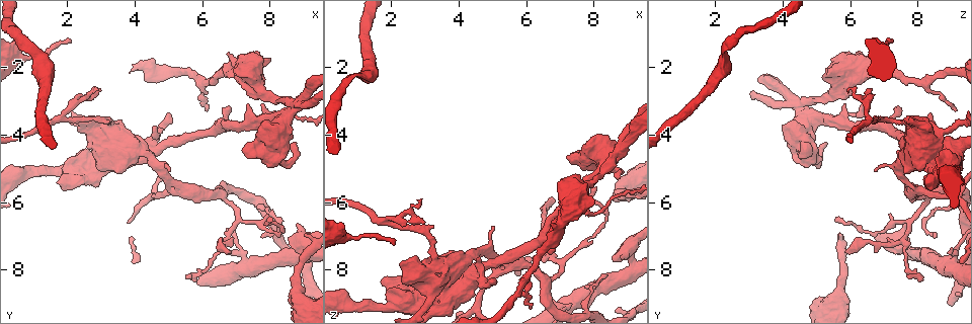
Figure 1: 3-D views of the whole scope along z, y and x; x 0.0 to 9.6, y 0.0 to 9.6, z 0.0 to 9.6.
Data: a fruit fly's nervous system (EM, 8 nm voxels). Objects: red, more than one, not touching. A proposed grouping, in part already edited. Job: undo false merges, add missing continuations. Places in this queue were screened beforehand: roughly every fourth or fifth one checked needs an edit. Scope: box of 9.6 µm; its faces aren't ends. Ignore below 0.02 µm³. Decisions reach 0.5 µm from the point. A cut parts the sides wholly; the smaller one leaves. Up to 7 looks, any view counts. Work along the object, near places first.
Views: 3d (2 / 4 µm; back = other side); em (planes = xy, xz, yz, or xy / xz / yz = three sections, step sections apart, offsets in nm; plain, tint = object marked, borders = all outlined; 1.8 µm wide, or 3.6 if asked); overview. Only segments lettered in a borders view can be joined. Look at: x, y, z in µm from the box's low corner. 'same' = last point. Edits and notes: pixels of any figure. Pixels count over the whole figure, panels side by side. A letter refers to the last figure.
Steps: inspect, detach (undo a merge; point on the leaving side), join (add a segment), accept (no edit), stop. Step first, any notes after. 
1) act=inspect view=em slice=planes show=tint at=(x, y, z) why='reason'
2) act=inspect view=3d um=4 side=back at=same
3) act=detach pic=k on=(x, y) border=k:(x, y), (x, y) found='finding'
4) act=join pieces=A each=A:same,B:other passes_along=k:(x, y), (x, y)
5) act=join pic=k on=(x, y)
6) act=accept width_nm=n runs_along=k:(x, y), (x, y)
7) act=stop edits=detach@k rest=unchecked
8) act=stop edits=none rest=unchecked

act=inspect view=em slice=planes show=borders at=(8.85, 3.10, 4.40) why='three arms meet'

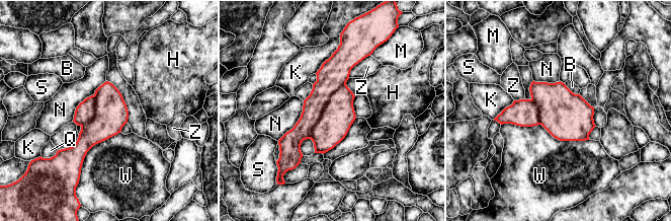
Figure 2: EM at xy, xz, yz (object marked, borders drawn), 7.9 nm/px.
act=detach pic=2 on=(329, 79) width_nm=360 each=B:other,H:other,K:other,M:other,N:other,Q:other,S:other,W:other,Z:other part_leaving=2:(357, 59), (322, 89), (294, 160) found='a second neuron is stuck on'

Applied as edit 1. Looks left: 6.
act=inspect view=overview why='redraw'

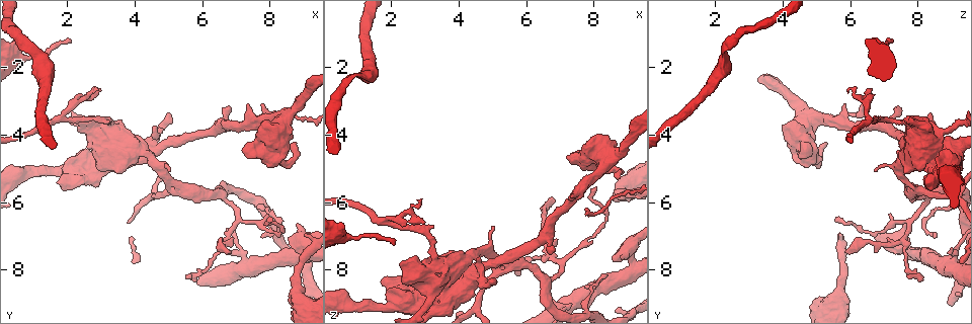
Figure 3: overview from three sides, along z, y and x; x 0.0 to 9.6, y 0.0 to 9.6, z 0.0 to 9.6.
act=inspect view=em slice=yz step=4 show=borders at=(6.70, 7.10, 7.60) why='branch point'

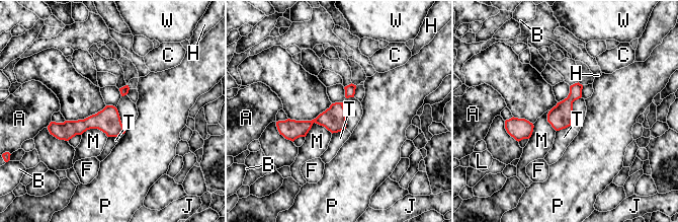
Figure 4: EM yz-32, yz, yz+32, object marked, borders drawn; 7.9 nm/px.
act=inspect view=em slice=planes show=borders at=same

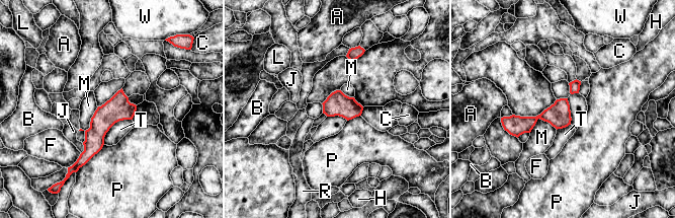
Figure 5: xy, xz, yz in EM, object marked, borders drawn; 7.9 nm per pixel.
act=accept longest_contact=P:320nm each=A:other,B:other,C:other,F:other,H:other,J:other,L:other,M:other,P:other,R:other,T:other,W:other runs_along=5:(120, 92), (79, 161) found='all the same neuron'

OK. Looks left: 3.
act=inspect view=3d um=4 at=(5.00, 5.35, 7.60) why='a fork'

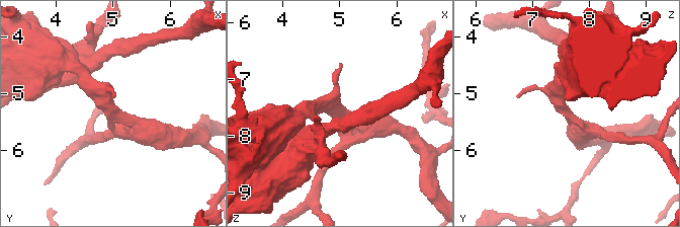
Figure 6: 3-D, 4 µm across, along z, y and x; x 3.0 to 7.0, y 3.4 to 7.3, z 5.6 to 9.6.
act=inspect view=em slice=xz step=8 show=tint at=(5.00, 5.40, 7.60)

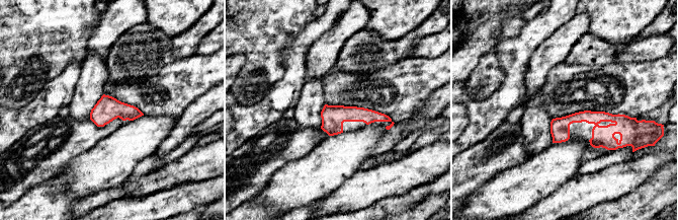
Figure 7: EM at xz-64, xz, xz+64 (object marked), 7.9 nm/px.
act=inspect view=em slice=planes show=borders at=same

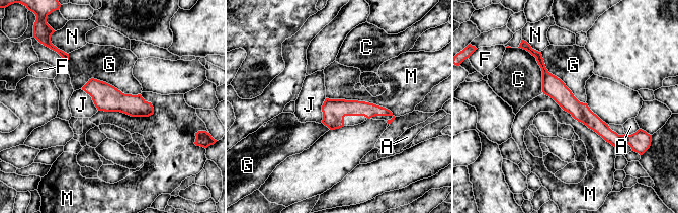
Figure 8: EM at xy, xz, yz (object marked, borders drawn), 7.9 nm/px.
act=accept longest_contact=G:480nm each=A:other,C:other,F:other,G:other,J:other,M:other,N:other border=8:(98, 110), (131, 116), (154, 113) found='one neuron here'

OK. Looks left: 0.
act=stop edits=detach@2 rest=unchecked

